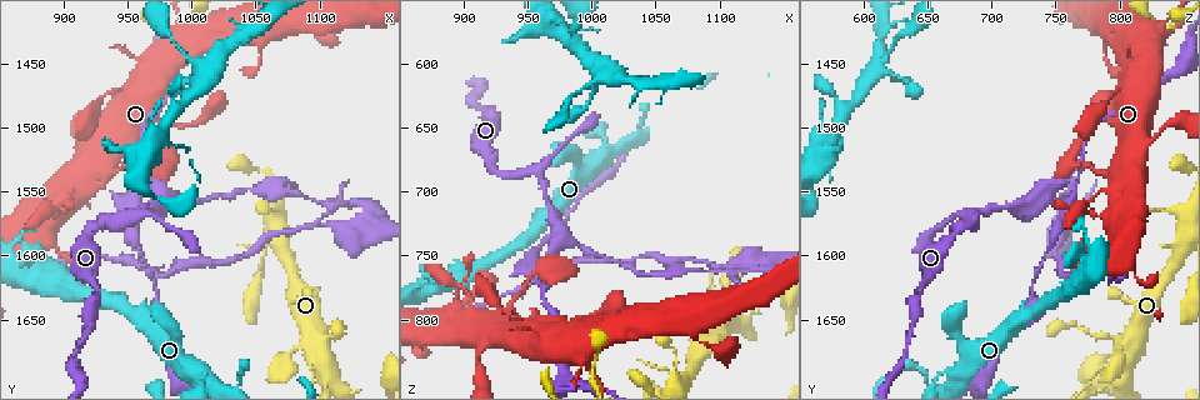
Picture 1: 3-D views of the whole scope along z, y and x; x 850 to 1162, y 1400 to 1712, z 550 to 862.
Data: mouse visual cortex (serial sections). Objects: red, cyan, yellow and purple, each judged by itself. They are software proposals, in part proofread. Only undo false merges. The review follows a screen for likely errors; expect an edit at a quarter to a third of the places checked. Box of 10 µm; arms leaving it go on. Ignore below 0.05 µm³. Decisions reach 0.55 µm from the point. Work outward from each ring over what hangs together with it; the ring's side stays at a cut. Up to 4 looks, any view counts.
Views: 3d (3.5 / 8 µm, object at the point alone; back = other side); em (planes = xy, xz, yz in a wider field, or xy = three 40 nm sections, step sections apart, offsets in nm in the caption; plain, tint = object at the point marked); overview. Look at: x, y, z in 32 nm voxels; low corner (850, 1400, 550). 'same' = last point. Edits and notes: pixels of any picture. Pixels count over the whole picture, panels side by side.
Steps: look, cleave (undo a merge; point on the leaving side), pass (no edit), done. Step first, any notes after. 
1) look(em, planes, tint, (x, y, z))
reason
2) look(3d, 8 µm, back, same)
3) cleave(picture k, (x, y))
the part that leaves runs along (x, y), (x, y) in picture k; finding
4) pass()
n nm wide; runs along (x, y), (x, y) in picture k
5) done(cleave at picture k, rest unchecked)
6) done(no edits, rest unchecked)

look(3d, 3.5 µm, (958, 1532, 768))
three-way junction

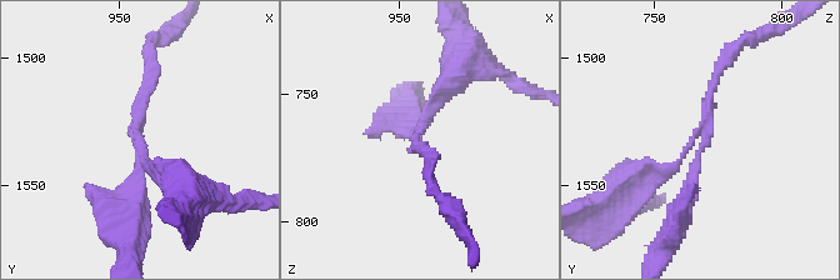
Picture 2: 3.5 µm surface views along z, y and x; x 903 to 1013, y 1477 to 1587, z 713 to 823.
look(em, xy, step 1, tint, (957, 1529, 767))
3 arms; arms of 150, 150, 150 nm

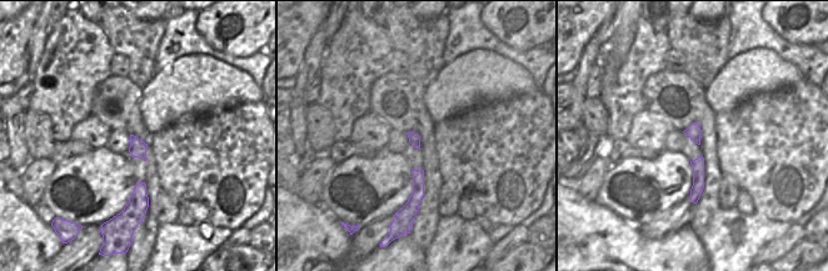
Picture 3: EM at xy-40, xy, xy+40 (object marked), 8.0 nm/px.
pass()
runs along (456, 85), (421, 118), (418, 146), (410, 124) in picture 2; all the same cell

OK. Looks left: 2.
look(3d, 3.5 µm, (896, 1566, 776))
sharp bend

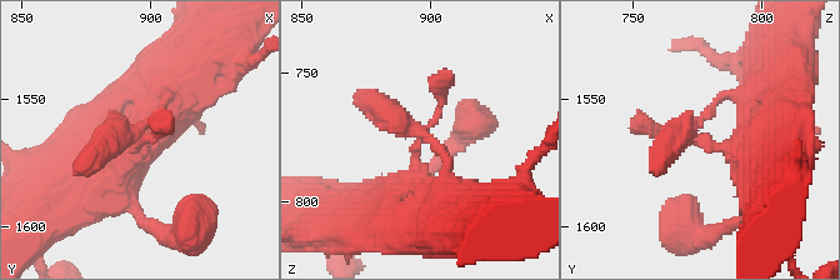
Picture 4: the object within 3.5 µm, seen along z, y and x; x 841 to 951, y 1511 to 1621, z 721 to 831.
look(em, xy, step 3, tint, (895, 1566, 775))

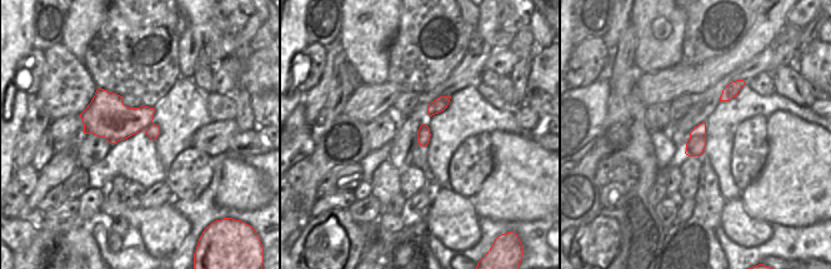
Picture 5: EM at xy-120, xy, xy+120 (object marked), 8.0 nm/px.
pass()
runs along (426, 205), (419, 135), (361, 96) in picture 4; all the same cell

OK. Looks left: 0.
done(no edits, rest unchecked)

